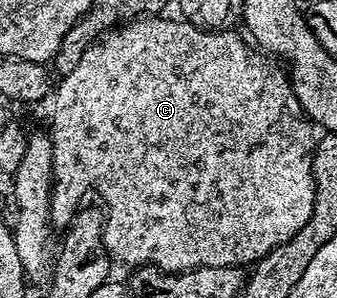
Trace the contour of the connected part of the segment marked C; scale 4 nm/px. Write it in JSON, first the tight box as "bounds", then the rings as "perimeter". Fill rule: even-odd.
{"bounds":[49,17,317,274],"perimeter":[[[167,17],[132,18],[122,26],[107,31],[84,52],[81,60],[77,60],[77,68],[73,68],[73,72],[58,79],[53,90],[55,103],[51,106],[49,127],[53,146],[51,221],[56,227],[70,226],[75,213],[84,205],[83,197],[90,190],[96,190],[103,197],[101,206],[105,211],[103,247],[116,263],[124,262],[127,268],[155,266],[159,270],[168,270],[171,274],[179,274],[183,270],[196,270],[202,266],[247,268],[269,252],[273,252],[273,248],[285,244],[285,240],[301,232],[301,228],[305,228],[315,203],[313,156],[317,130],[311,119],[303,113],[291,87],[290,77],[282,69],[274,70],[262,53],[252,49],[242,33],[235,34],[234,29],[202,30],[192,22],[180,20],[178,17]]]}

